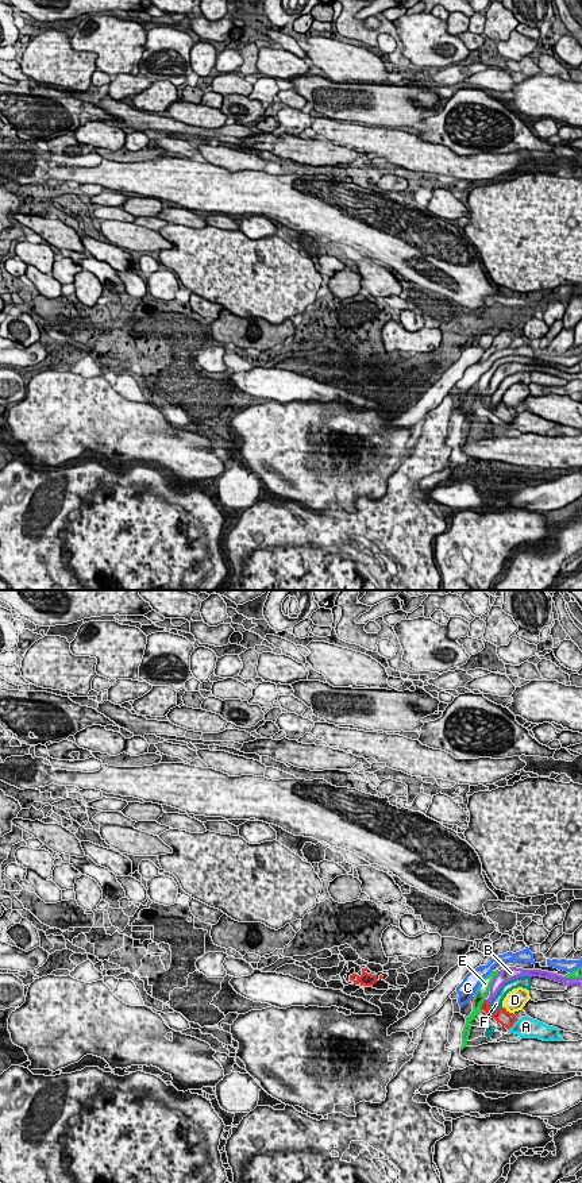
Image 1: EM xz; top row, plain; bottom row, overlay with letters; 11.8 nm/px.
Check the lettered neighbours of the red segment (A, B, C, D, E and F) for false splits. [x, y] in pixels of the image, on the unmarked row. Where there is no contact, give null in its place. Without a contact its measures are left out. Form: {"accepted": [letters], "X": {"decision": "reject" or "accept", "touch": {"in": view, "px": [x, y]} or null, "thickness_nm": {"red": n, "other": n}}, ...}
{"accepted": ["A"], "A": {"decision": "accept", "touch": {"in": "xz", "px": [513, 417]}, "thickness_nm": {"red": 180, "other": 260}}, "B": {"decision": "reject", "touch": {"in": "xz", "px": [486, 396]}, "thickness_nm": {"red": 170, "other": 130}}, "C": {"decision": "reject", "touch": {"in": "xz", "px": [470, 393]}, "thickness_nm": {"red": 30, "other": 200}}, "D": {"decision": "reject", "touch": {"in": "xz", "px": [508, 407]}, "thickness_nm": {"red": 180, "other": 240}}, "E": {"decision": "reject", "touch": {"in": "xz", "px": [481, 400]}, "thickness_nm": {"red": 140, "other": 140}}, "F": {"decision": "reject", "touch": {"in": "xz", "px": [496, 407]}, "thickness_nm": {"red": 180, "other": 140}}}

